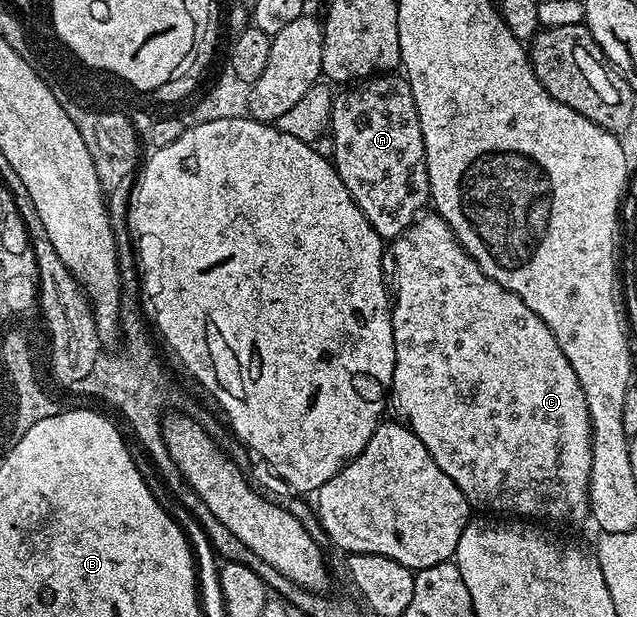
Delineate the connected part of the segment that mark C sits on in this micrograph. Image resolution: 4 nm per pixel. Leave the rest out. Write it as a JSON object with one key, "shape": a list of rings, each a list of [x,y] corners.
{"shape":[[[424,212],[420,214],[412,226],[408,228],[401,237],[394,239],[394,241],[390,243],[389,258],[390,261],[391,258],[395,261],[395,286],[393,282],[393,305],[391,307],[393,344],[395,345],[395,367],[393,368],[393,380],[391,381],[390,393],[393,395],[393,402],[396,402],[394,405],[397,409],[405,412],[405,416],[407,417],[406,425],[411,427],[412,432],[421,440],[421,444],[425,444],[429,456],[433,456],[433,460],[437,460],[437,468],[441,468],[441,472],[445,472],[445,476],[449,476],[449,480],[453,480],[453,484],[457,484],[457,488],[461,488],[461,492],[472,507],[480,506],[480,508],[483,509],[480,511],[490,512],[495,516],[518,516],[520,519],[534,520],[539,524],[548,524],[547,522],[583,521],[586,523],[591,509],[591,496],[589,494],[589,486],[591,484],[591,416],[589,408],[587,407],[585,392],[577,380],[577,372],[573,372],[569,360],[565,360],[565,352],[561,352],[561,348],[557,344],[557,340],[553,336],[551,329],[549,329],[516,294],[509,292],[501,284],[494,282],[489,276],[485,276],[485,272],[481,272],[479,265],[467,255],[463,245],[455,239],[455,233],[449,228],[447,221],[439,214],[434,212]]]}

